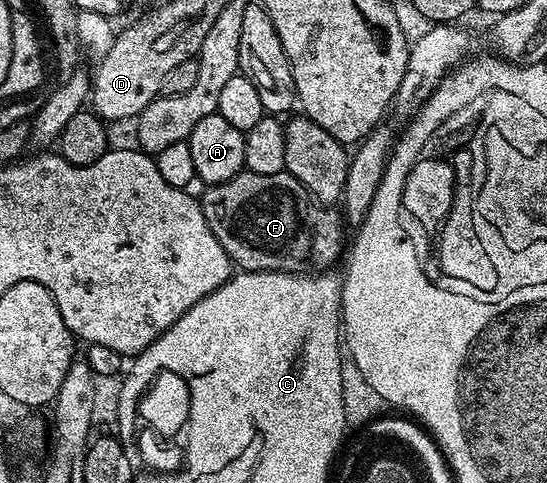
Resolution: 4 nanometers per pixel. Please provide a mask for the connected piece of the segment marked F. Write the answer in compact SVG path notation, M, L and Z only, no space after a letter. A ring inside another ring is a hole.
M245 169L232 179L227 179L225 183L213 183L205 186L203 190L204 196L201 194L198 202L202 209L202 213L206 217L206 225L210 225L210 233L214 233L218 245L222 245L222 249L240 271L294 271L297 273L320 273L325 269L331 268L328 266L339 257L340 250L342 250L343 247L345 250L346 239L344 243L344 227L346 228L346 223L342 218L341 212L333 209L331 206L316 202L316 200L312 198L312 194L310 194L293 175L289 175L285 170L267 175L266 173L254 173L253 171Z

